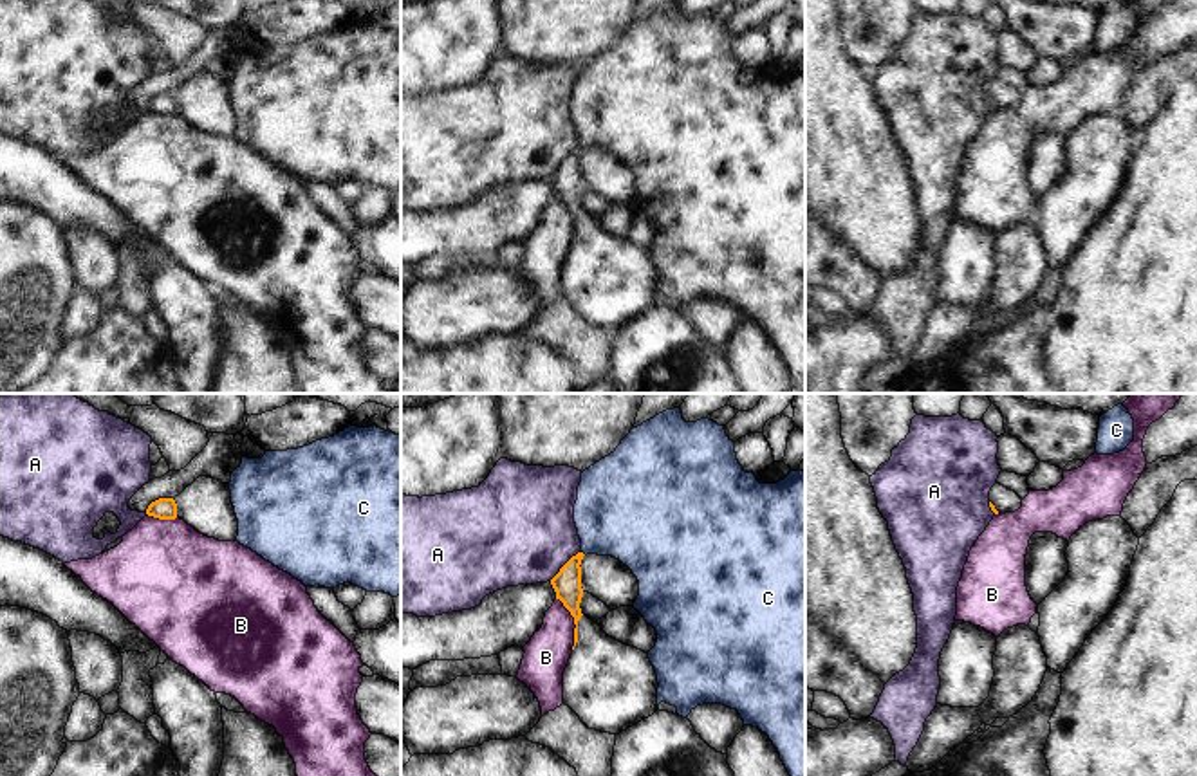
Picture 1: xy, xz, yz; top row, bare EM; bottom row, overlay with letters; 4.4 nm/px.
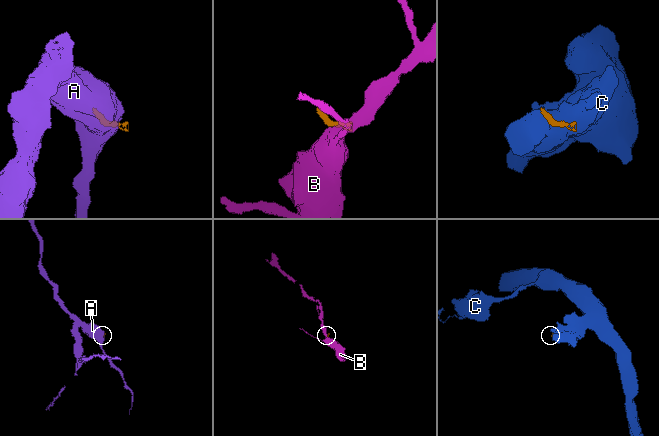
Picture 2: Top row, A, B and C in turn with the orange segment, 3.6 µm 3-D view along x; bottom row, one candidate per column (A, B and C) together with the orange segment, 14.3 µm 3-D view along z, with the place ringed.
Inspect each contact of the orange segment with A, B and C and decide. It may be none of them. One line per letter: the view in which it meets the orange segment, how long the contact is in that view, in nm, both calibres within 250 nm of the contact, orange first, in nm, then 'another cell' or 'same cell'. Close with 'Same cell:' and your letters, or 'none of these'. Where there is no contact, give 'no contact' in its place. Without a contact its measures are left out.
A: contact in xz; length 190 nm; calibres 130 and 480 nm; another cell
B: contact in xz; length 240 nm; calibres 130 and 200 nm; another cell
C: no contact; another cell
Same cell: none of these

